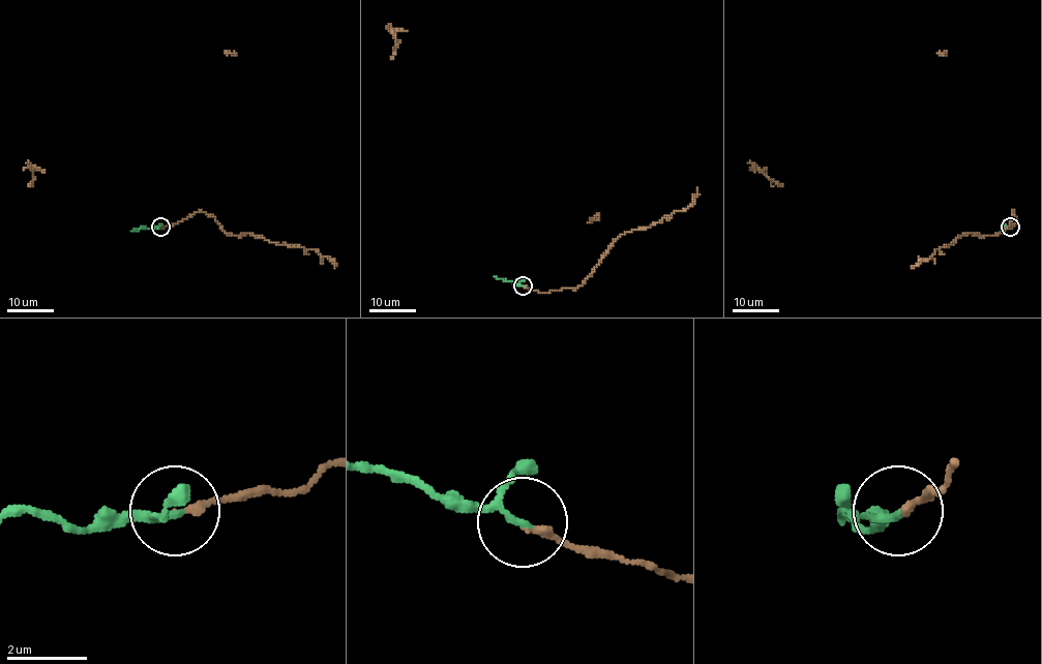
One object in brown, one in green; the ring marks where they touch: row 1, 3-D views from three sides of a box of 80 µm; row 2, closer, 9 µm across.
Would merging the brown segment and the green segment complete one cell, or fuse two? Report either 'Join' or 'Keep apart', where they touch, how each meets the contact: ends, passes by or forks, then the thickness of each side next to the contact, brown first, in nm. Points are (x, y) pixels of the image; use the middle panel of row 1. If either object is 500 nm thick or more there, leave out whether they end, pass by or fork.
Join. Place: (523, 285). At the ring brown ends. At the ring green passes by. Thickness 160 nm (brown) against 150 nm

